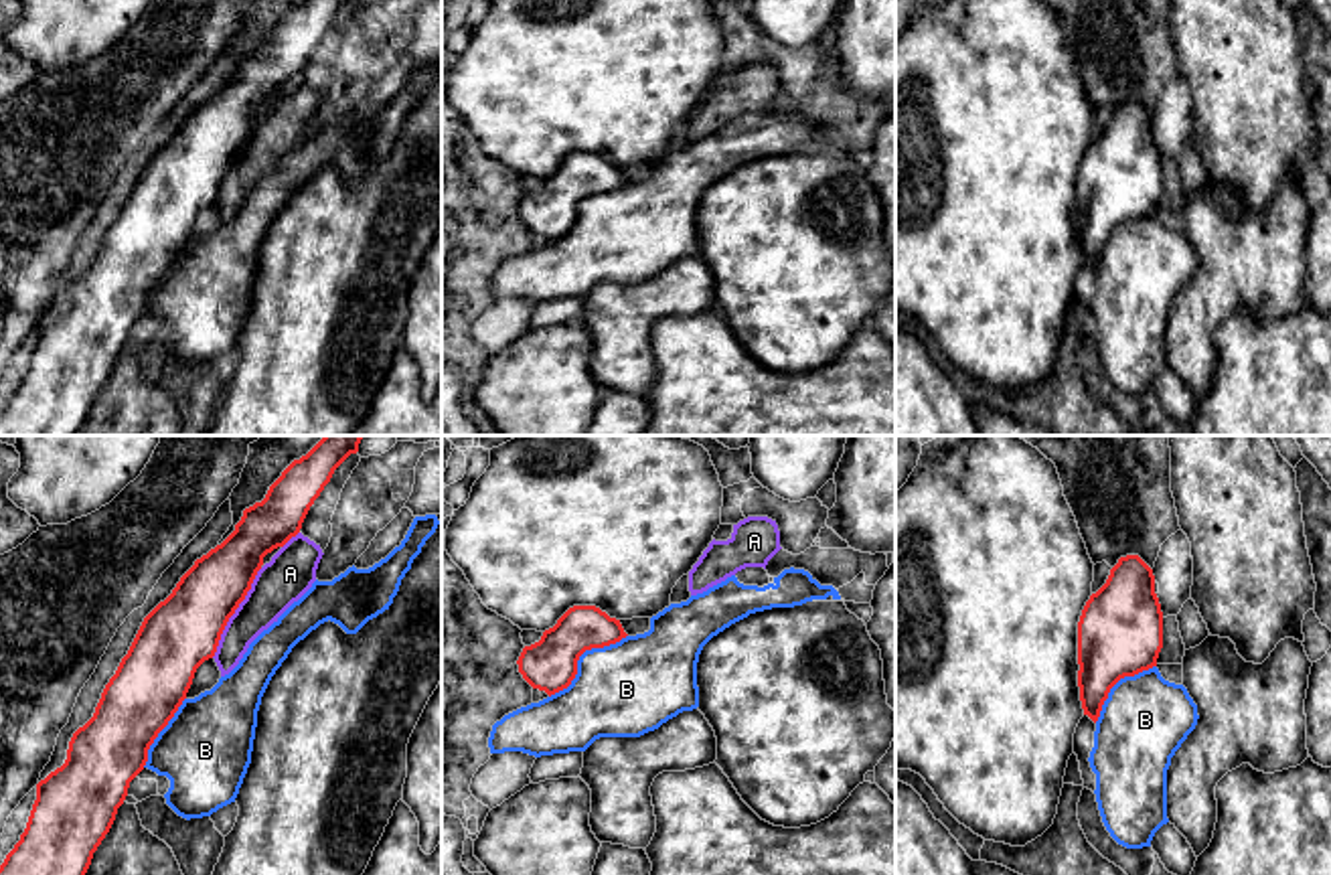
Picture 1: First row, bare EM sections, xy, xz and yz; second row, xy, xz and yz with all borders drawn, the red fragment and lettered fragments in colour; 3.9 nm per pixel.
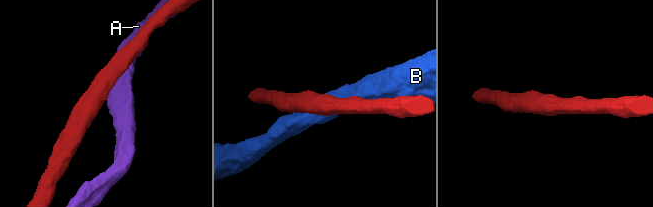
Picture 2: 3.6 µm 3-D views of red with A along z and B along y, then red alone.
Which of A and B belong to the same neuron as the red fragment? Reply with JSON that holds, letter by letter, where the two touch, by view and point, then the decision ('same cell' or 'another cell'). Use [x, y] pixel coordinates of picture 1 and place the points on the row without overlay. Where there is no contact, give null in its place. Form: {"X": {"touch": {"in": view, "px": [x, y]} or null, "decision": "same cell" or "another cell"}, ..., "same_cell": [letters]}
{"A": {"touch": {"in": "xy", "px": [233, 158]}, "decision": "another cell"}, "B": {"touch": {"in": "xz", "px": [580, 201]}, "decision": "another cell"}, "same_cell": []}

